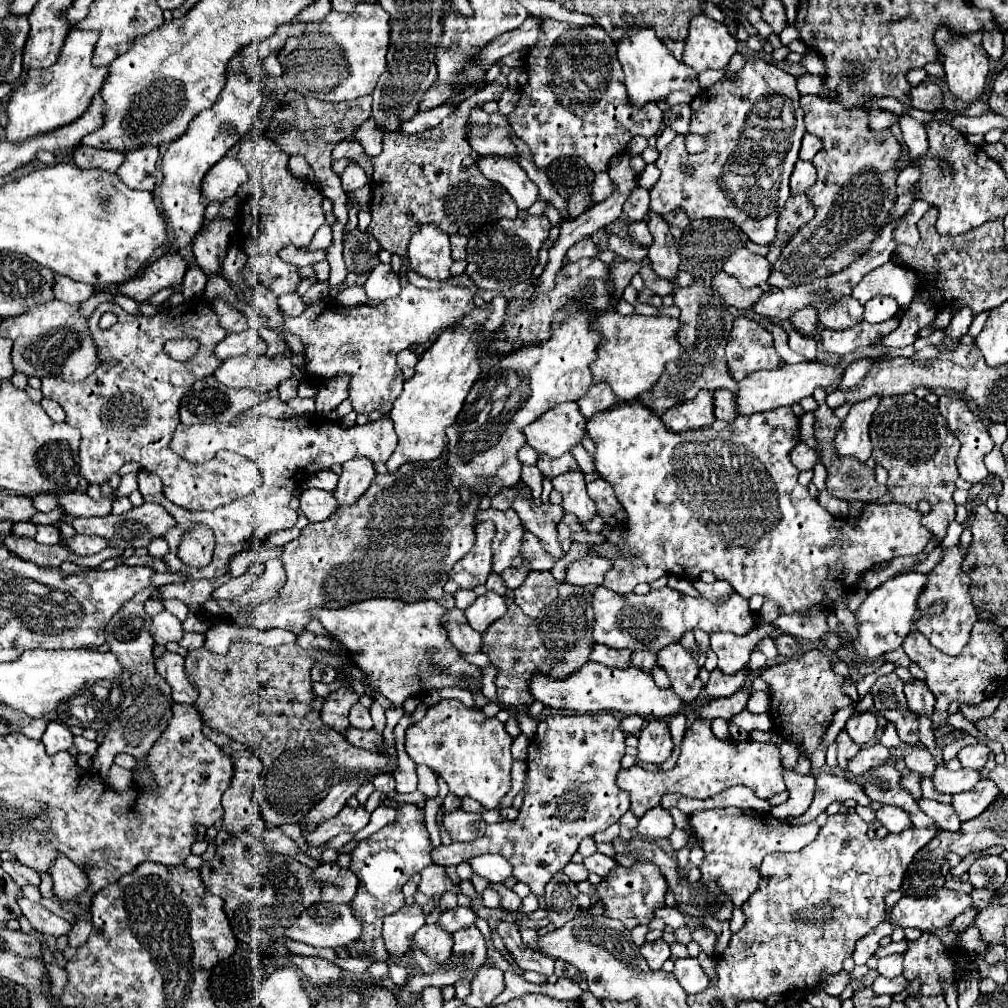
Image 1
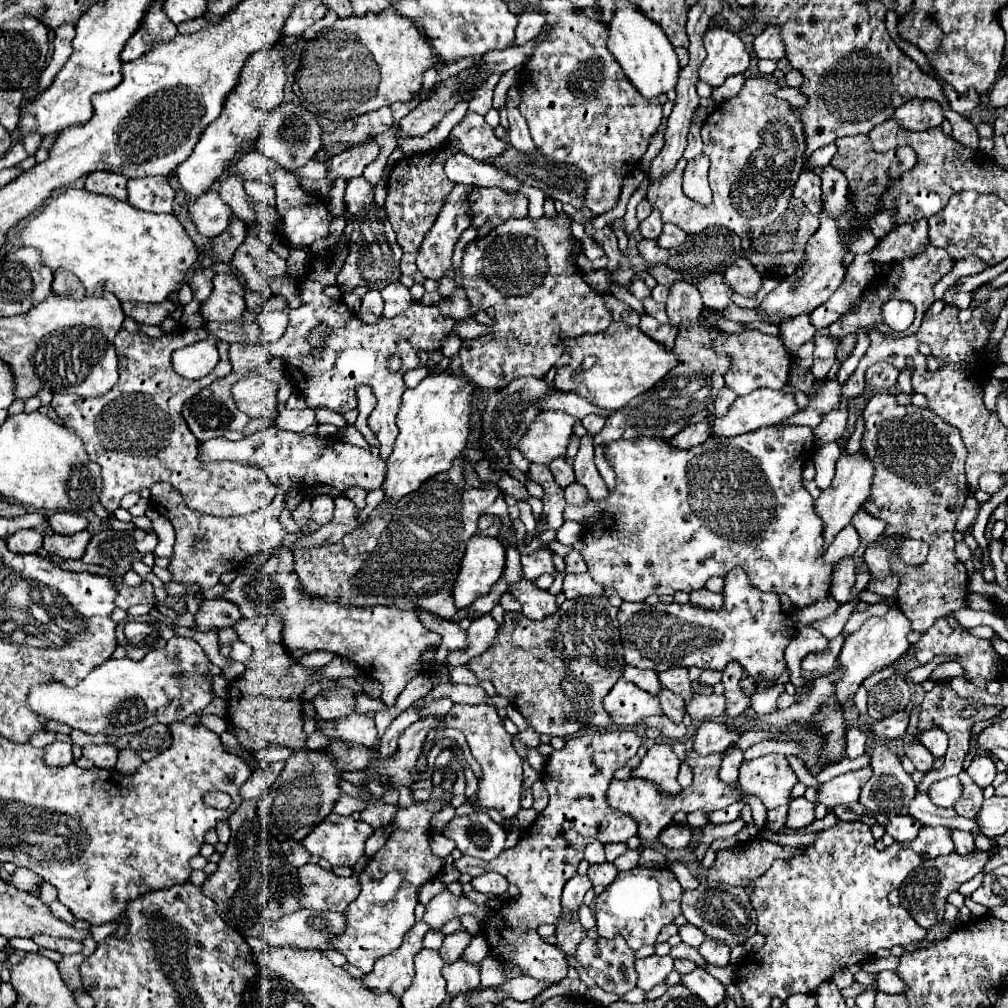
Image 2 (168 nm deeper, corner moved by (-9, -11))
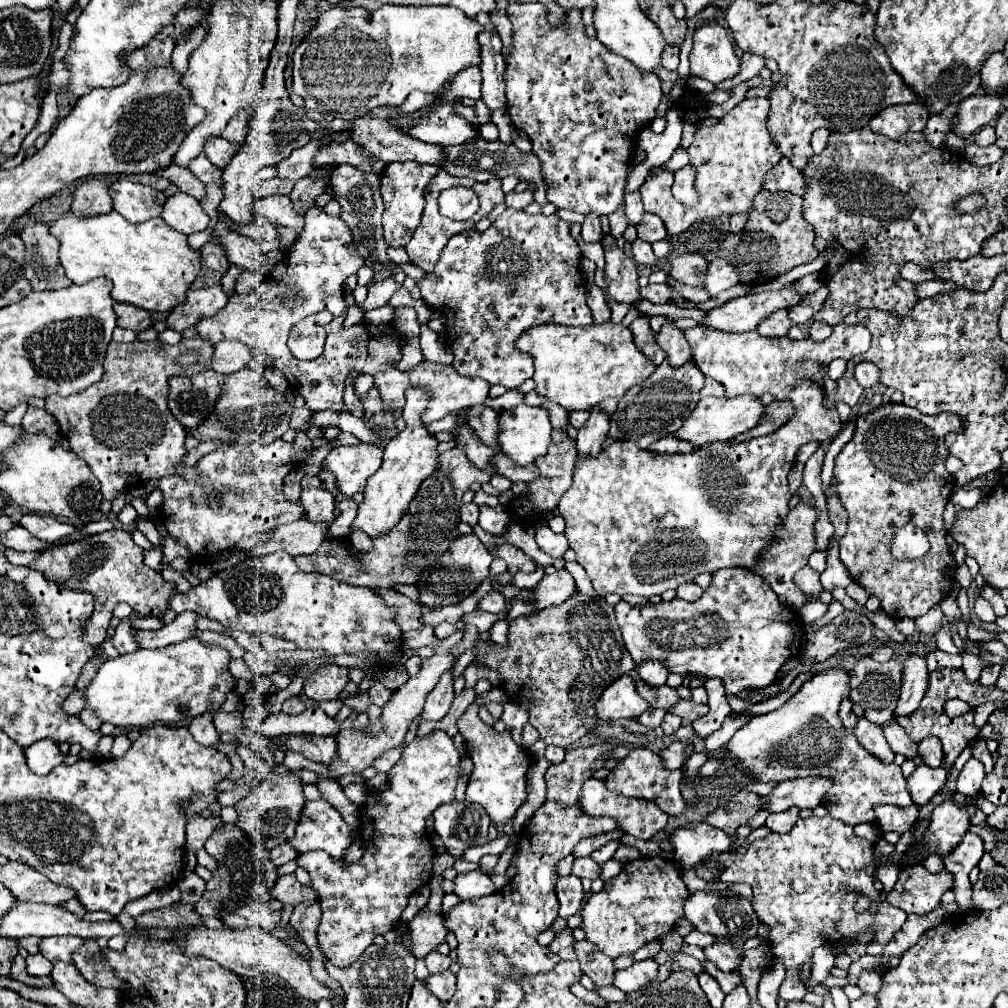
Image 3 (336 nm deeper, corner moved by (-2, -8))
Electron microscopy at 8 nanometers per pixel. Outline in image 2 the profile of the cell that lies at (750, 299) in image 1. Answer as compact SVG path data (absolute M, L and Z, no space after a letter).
M720 273L702 275L696 281L696 289L700 291L704 305L710 307L710 309L724 309L730 303L732 289L722 283L722 275Z

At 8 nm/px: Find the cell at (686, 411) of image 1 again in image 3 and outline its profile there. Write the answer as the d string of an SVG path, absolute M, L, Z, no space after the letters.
M667 434L665 438L659 438L659 442L653 442L649 446L651 452L667 452L667 454L685 454L685 452L691 452L695 446L687 440L681 440L677 438L675 434Z

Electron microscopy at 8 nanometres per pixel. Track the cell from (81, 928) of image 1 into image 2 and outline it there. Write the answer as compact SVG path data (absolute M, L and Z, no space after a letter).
M78 953L78 955L66 955L60 963L58 963L58 969L60 969L60 975L62 975L62 981L66 983L68 989L72 989L72 993L76 991L86 991L82 989L82 977L80 977L80 963L84 961L84 957Z

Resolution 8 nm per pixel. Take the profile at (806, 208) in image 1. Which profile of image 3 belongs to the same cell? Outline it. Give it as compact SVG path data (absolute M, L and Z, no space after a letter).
M761 190L755 196L755 210L747 220L745 230L741 234L727 234L719 248L705 258L711 260L725 256L729 262L733 262L733 266L739 266L741 282L765 284L789 272L793 266L813 262L819 254L813 242L813 226L803 218L803 198L795 194L771 194L769 190Z

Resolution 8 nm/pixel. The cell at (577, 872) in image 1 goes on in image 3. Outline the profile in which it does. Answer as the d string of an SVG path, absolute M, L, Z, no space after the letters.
M573 874L569 876L561 876L557 886L557 898L559 898L559 916L561 918L569 918L575 916L581 908L581 900L583 900L583 888L581 888L581 880L575 878Z

